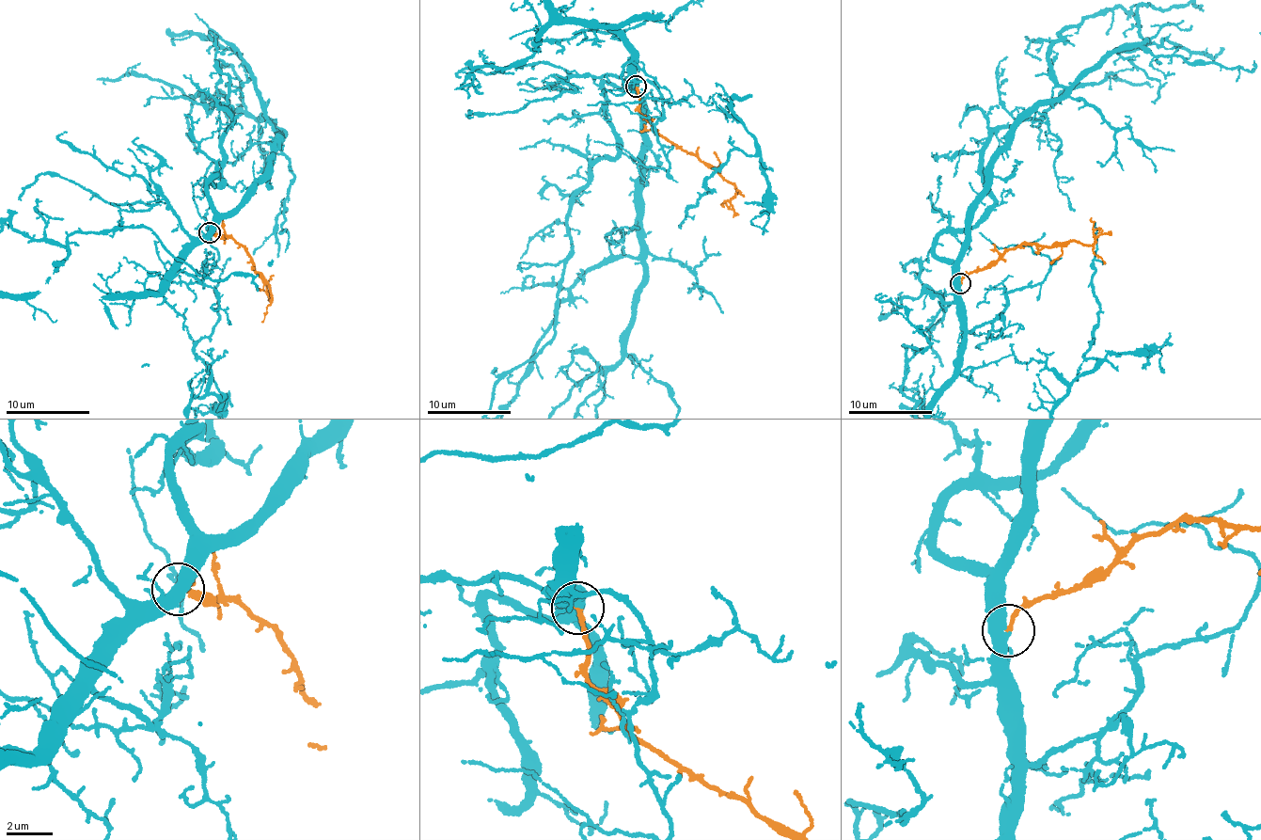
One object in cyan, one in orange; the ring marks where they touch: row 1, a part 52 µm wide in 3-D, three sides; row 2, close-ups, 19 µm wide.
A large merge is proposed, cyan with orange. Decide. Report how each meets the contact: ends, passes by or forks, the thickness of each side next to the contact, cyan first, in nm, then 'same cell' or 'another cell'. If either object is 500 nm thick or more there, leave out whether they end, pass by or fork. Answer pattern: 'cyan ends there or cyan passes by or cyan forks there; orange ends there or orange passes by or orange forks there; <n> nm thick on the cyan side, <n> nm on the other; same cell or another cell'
cyan passes by; orange ends there; 480 nm thick on the cyan side, 180 nm on the other; same cell

